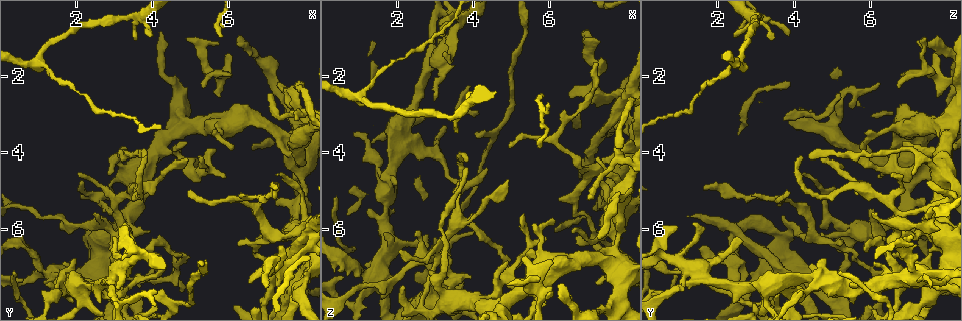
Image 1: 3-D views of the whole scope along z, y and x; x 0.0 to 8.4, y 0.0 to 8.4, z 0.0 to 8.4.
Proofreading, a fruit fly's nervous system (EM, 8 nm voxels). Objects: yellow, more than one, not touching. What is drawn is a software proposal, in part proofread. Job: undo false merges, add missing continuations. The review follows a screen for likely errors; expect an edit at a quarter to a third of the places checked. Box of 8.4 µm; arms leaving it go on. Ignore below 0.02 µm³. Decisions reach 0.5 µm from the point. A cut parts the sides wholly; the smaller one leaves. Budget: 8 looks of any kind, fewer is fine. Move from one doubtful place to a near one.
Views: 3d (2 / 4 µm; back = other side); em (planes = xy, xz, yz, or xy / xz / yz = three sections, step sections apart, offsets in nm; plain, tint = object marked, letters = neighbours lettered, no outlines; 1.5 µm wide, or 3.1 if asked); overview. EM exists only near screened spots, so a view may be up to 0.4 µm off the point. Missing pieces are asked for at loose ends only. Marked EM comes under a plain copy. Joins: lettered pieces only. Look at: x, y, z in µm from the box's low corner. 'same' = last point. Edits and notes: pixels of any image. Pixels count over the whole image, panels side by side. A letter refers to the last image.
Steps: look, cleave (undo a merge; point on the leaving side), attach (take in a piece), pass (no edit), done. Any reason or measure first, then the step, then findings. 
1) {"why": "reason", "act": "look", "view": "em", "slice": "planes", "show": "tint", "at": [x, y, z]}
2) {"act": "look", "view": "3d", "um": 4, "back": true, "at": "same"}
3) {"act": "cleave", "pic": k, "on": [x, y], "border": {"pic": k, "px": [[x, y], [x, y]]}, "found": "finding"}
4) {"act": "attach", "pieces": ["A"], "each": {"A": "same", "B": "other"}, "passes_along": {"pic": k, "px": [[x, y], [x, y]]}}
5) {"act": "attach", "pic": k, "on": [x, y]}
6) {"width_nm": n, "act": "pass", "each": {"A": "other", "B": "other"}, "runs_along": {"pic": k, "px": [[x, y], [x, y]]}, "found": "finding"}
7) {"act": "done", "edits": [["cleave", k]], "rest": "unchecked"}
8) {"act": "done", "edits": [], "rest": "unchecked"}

{"why": "an open end", "act": "look", "view": "em", "slice": "planes", "show": "tint", "at": [7.40, 6.40, 1.65]}

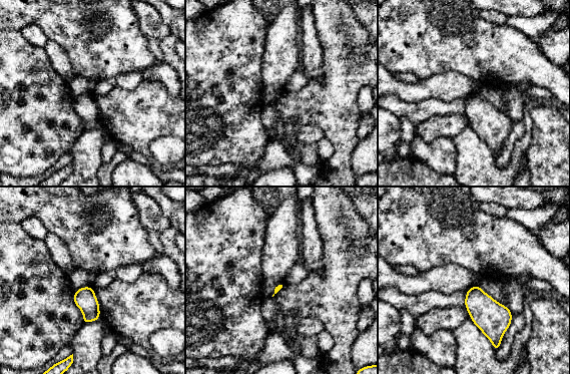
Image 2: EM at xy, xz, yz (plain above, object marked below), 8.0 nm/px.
{"why": "see the neighbours", "act": "look", "view": "em", "slice": "planes", "show": "letters", "at": "same"}

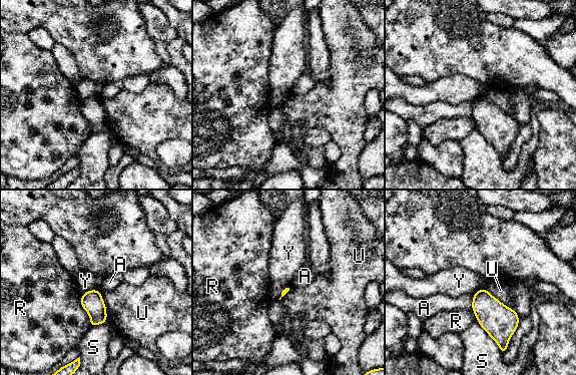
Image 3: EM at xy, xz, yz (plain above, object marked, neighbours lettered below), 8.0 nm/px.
{"act": "pass", "each": {"A": "other", "R": "other", "S": "other", "U": "other", "Y": "other"}, "border": {"pic": 3, "px": [[98, 289], [90, 289], [82, 294]]}, "found": "no lettered piece goes on from it"}

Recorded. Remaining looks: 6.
{"why": "branch stops here", "act": "look", "view": "3d", "um": 2, "at": [7.25, 2.15, 6.25]}

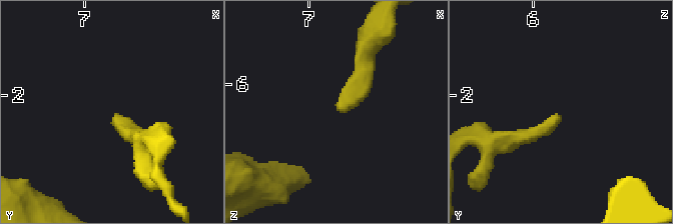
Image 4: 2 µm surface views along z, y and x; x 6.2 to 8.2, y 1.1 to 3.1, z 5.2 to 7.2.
{"act": "look", "view": "em", "slice": "planes", "show": "letters", "at": [7.28, 2.18, 6.24]}

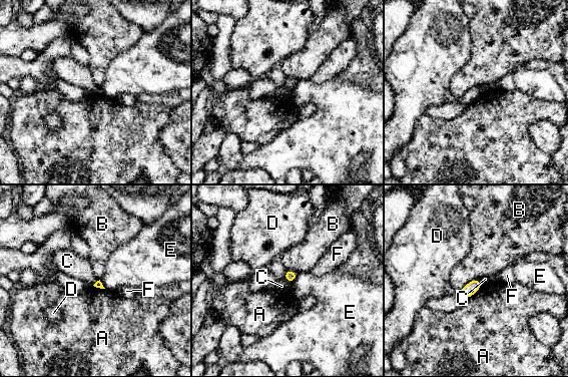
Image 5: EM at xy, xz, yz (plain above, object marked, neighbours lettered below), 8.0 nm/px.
{"act": "pass", "each": {"A": "other", "B": "other", "C": "other", "D": "other", "E": "other", "F": "other"}, "border": {"pic": 5, "px": [[284, 278], [291, 283]]}, "found": "no lettered piece goes on from it"}

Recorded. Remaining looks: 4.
{"why": "free end", "act": "look", "view": "em", "slice": "planes", "show": "letters", "at": [3.55, 1.00, 3.50]}

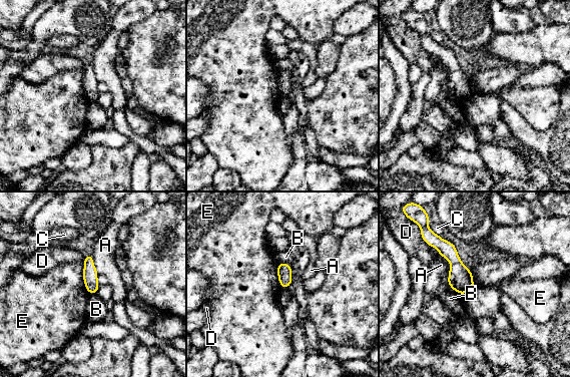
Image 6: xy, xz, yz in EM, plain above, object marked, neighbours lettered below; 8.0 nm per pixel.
{"act": "pass", "each": {"A": "other", "B": "other", "C": "other", "D": "other", "E": "other"}, "found": "none of them fits"}

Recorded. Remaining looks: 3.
{"act": "done", "edits": [], "rest": "unchecked"}

